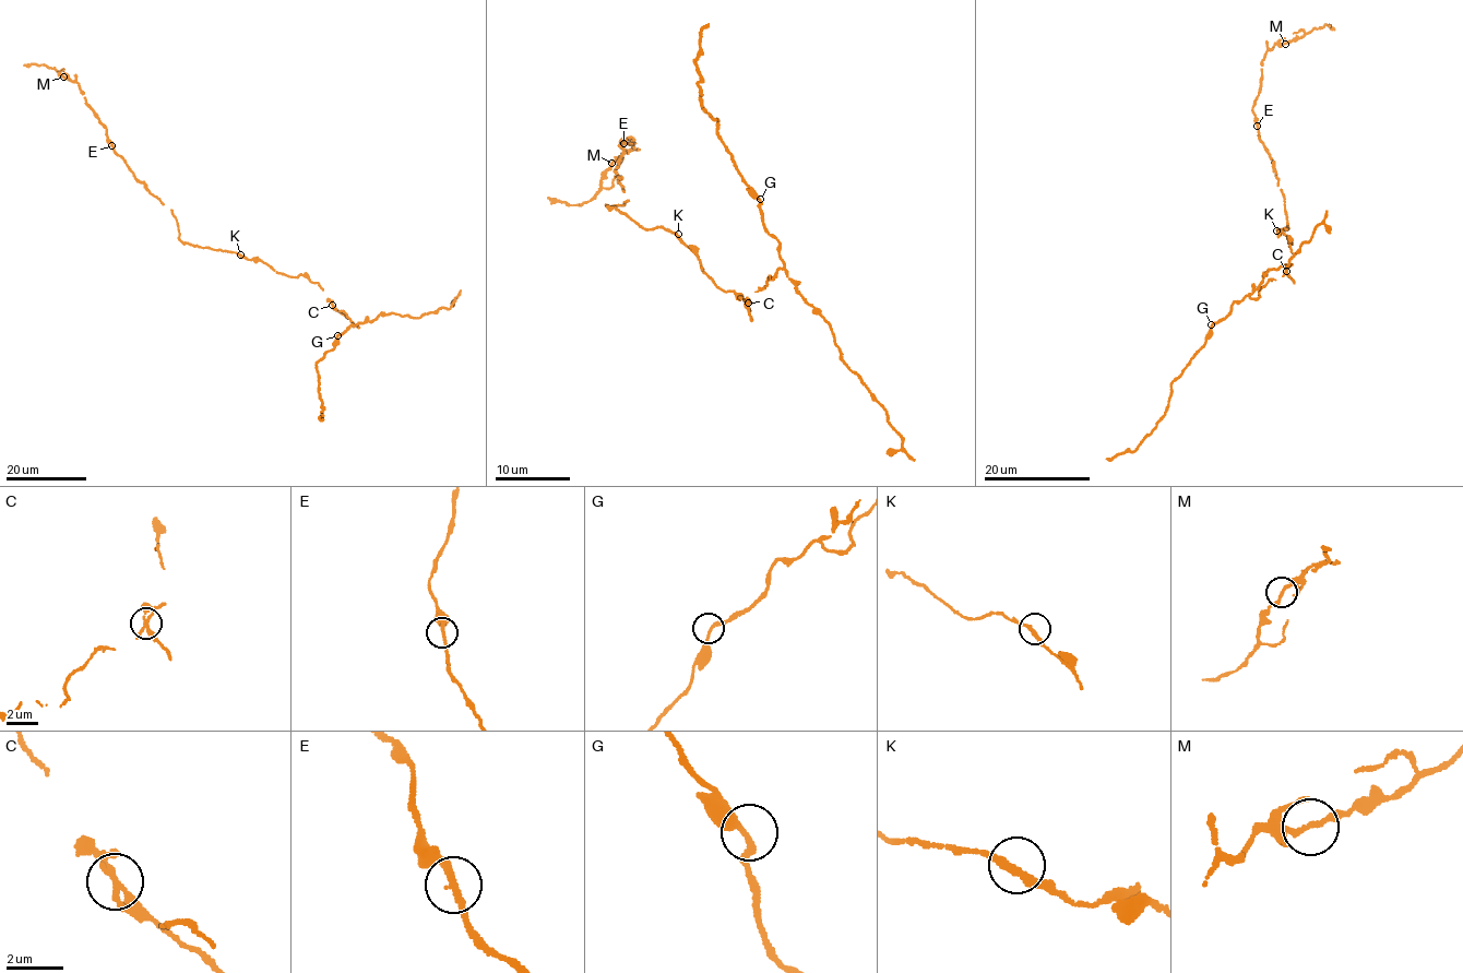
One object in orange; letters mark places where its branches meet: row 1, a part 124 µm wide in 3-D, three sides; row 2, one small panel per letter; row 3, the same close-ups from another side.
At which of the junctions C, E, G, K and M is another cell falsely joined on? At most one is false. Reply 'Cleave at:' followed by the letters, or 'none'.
Cleave at: C

